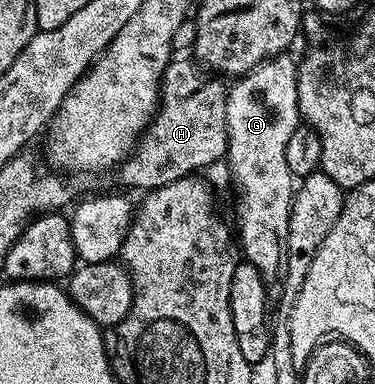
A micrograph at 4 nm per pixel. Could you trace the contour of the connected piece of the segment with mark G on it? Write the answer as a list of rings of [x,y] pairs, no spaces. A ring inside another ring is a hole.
[[[284,52],[275,58],[266,58],[260,66],[253,68],[248,74],[242,75],[239,82],[227,91],[227,156],[225,166],[231,169],[231,178],[239,185],[239,230],[237,226],[237,238],[241,243],[241,254],[246,261],[249,261],[261,272],[263,283],[267,285],[268,299],[282,299],[285,294],[285,283],[287,281],[287,237],[289,236],[289,216],[291,215],[291,199],[293,197],[293,176],[289,172],[289,163],[285,160],[285,150],[289,145],[289,136],[301,124],[299,117],[299,105],[297,104],[297,76],[299,68],[296,59],[291,59],[290,53]]]

